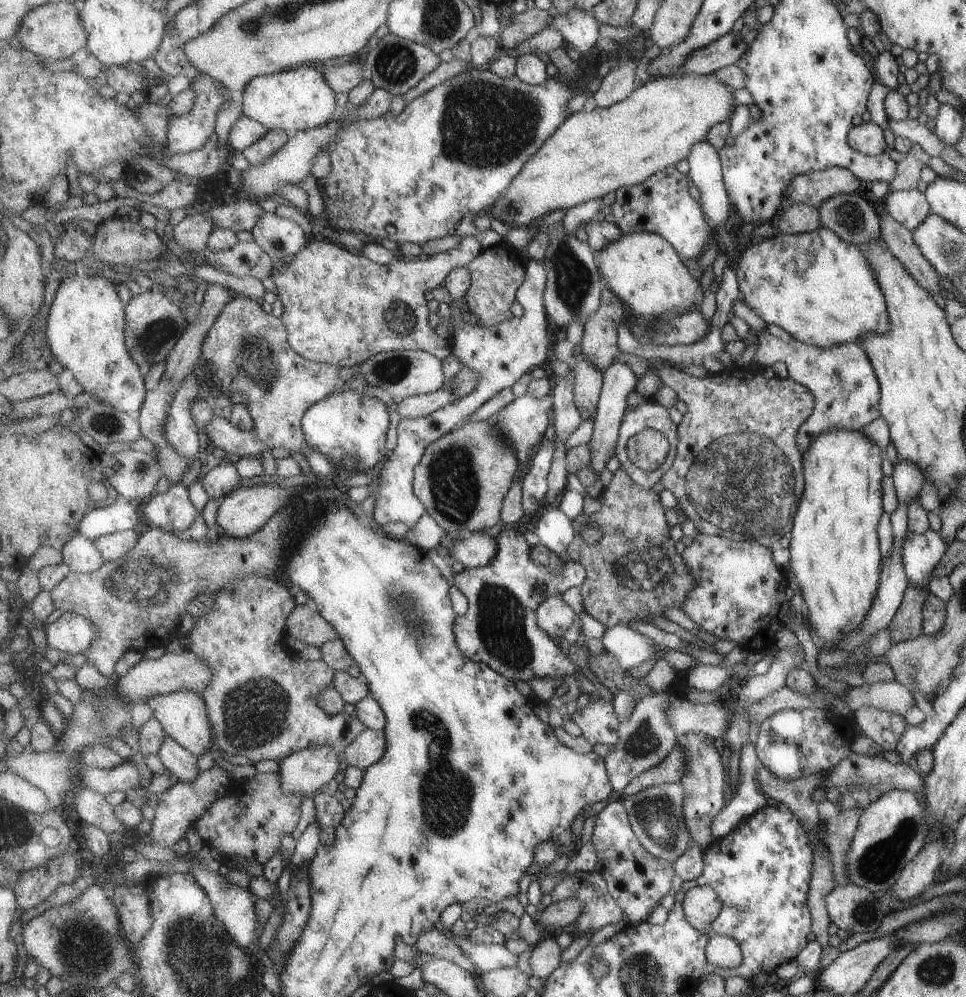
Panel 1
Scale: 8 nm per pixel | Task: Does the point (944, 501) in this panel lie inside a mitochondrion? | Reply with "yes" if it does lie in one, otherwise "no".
no

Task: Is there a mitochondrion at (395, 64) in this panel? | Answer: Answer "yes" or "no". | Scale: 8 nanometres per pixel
yes

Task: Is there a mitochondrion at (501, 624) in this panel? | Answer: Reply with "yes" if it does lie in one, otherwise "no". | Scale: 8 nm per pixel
yes

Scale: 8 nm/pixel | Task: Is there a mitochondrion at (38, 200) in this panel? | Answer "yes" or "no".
no

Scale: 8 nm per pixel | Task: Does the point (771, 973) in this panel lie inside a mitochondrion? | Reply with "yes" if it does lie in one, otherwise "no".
no

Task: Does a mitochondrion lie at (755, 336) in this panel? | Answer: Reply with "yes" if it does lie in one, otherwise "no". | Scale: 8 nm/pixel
no

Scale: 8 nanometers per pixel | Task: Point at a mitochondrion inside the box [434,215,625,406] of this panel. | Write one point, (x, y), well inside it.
(574, 282)

